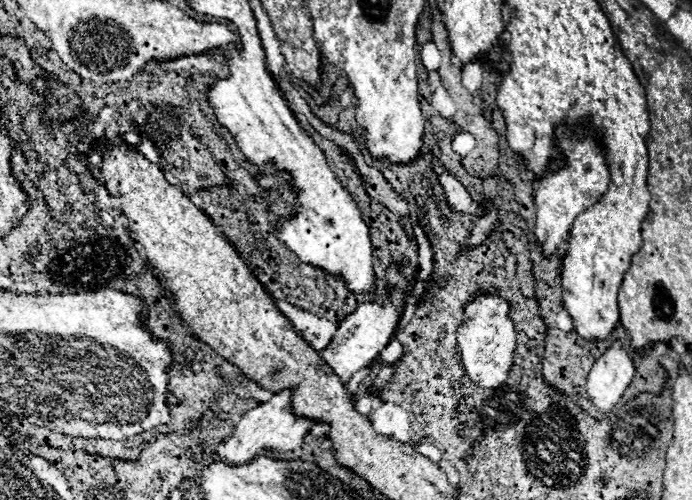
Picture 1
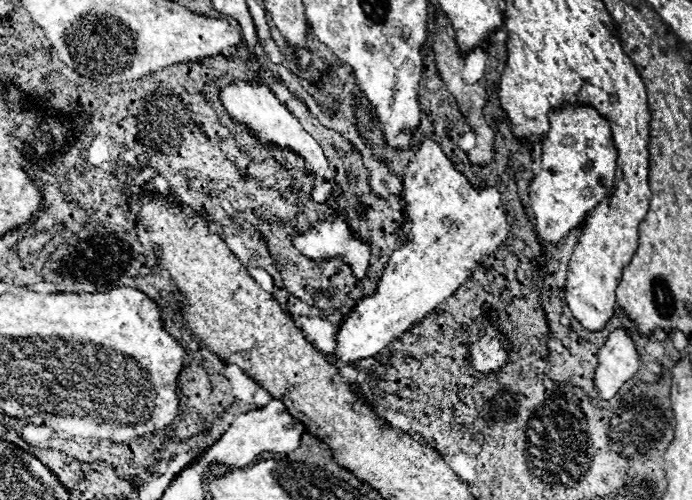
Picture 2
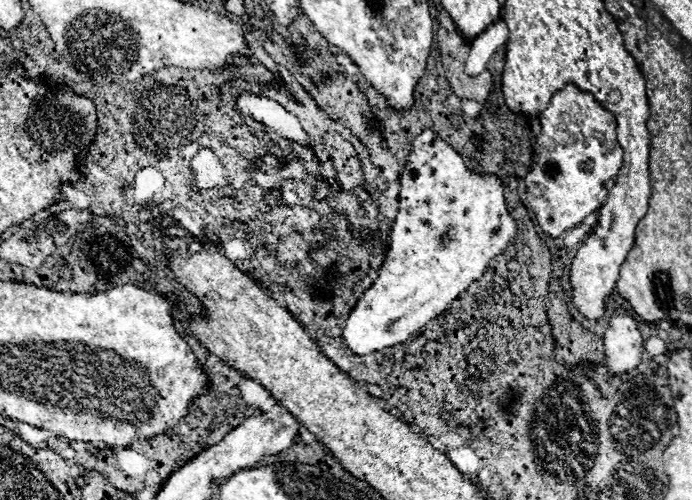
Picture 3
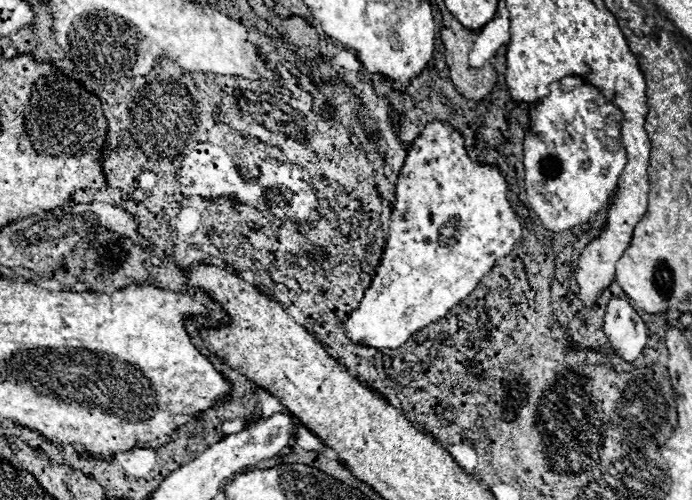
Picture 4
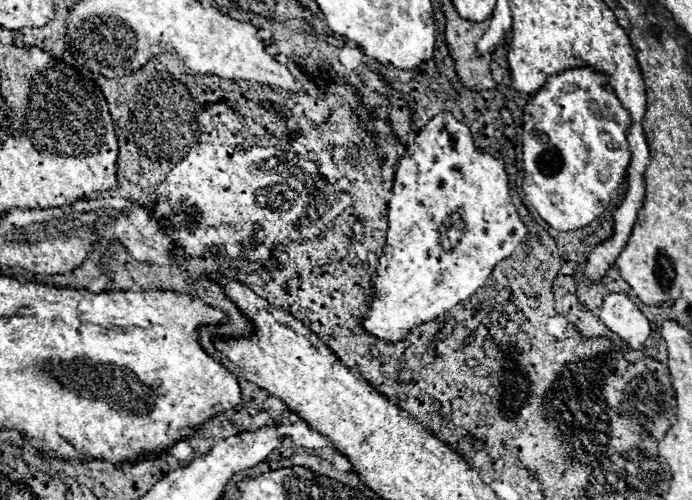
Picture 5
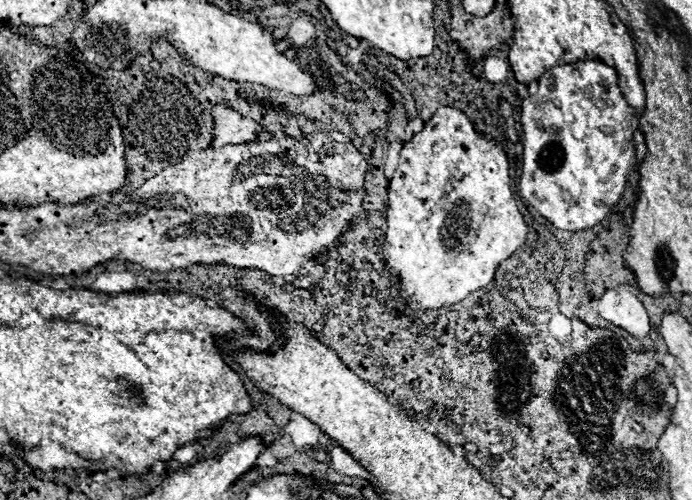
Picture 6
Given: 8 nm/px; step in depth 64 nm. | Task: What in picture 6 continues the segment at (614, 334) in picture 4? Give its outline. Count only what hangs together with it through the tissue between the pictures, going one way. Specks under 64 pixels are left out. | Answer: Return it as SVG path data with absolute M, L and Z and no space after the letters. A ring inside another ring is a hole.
M628 286L608 290L598 300L598 316L626 330L634 338L644 338L650 332L650 318L642 302L630 292Z

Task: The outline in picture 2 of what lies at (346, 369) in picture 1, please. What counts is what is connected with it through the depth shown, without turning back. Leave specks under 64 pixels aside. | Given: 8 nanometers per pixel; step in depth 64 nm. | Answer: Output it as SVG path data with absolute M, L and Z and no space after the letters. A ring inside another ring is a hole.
M422 140L406 168L402 186L404 222L410 226L414 238L390 256L376 294L360 300L342 322L336 334L334 354L326 356L330 364L334 360L356 364L382 352L414 322L422 320L452 296L468 280L476 262L492 254L510 232L500 192L496 188L476 190L470 186L432 140Z

